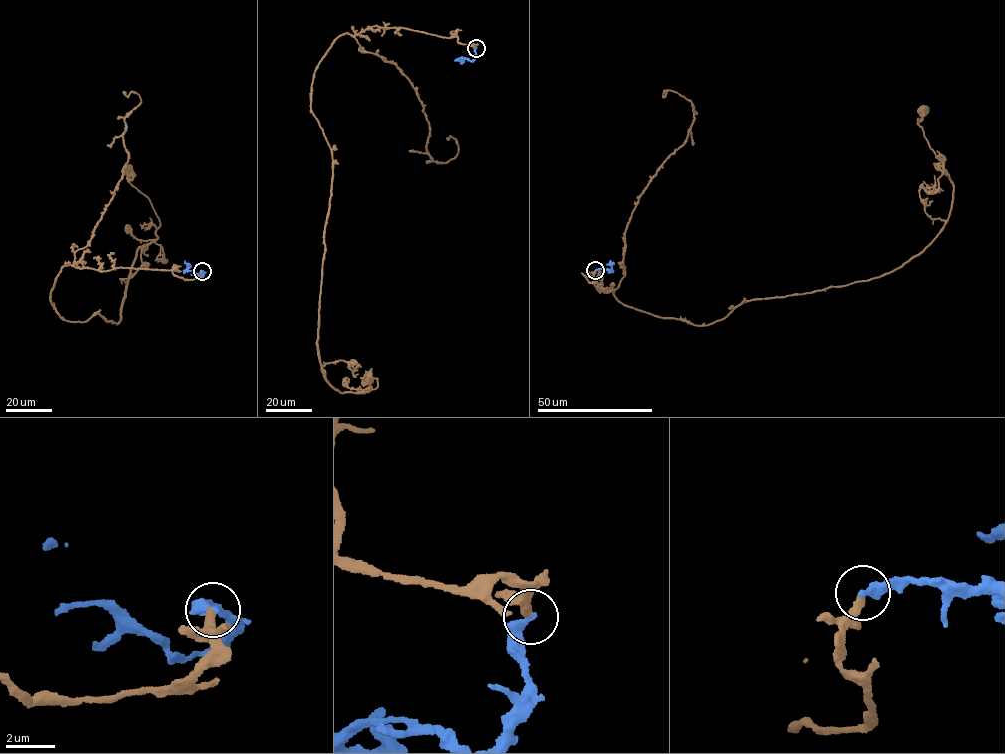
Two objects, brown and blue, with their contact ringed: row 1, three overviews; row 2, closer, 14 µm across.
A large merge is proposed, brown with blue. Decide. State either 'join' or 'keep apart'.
join

